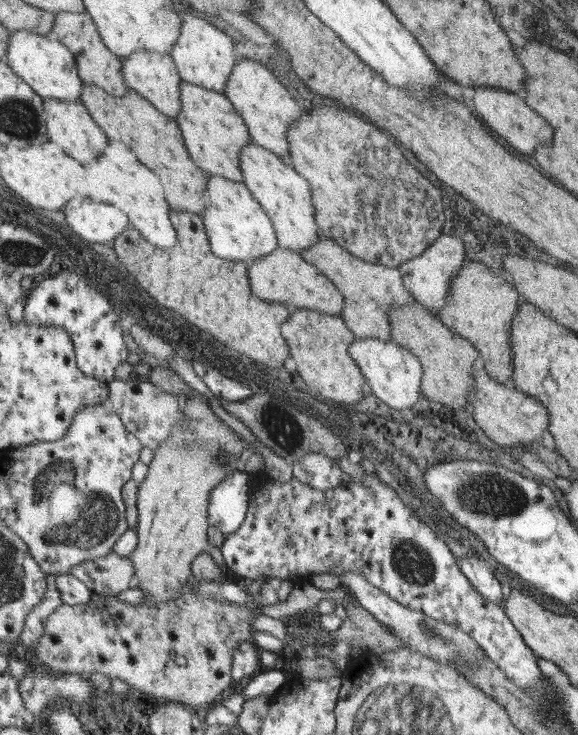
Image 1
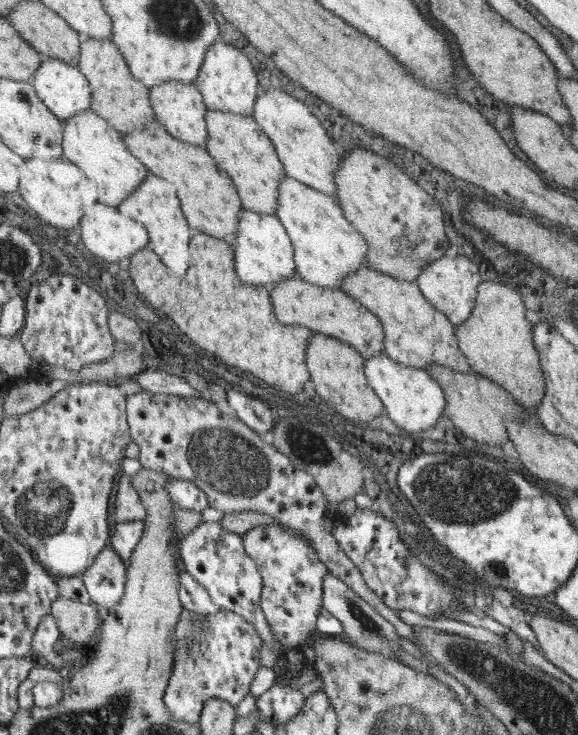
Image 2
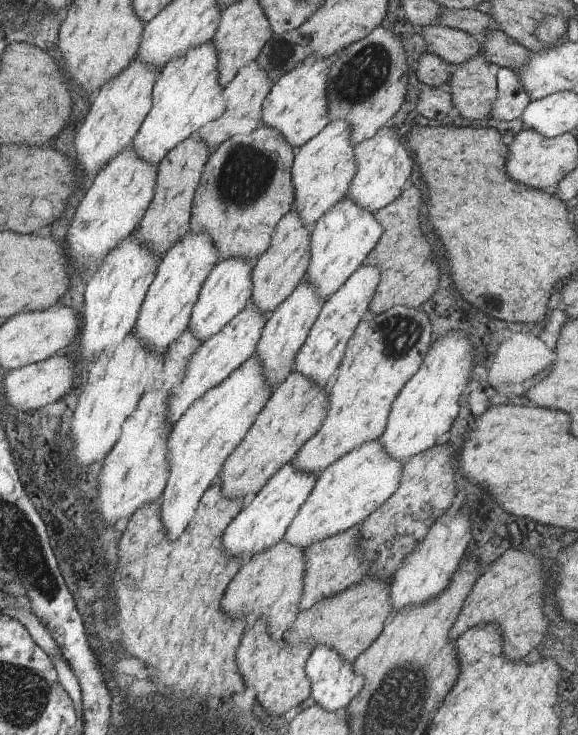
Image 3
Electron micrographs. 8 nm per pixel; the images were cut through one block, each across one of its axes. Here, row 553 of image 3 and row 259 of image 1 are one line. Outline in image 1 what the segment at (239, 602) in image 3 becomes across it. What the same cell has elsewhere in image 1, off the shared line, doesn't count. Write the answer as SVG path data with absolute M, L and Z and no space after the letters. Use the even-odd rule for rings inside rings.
M278 245L269 256L263 256L249 264L248 271L252 291L261 300L285 304L292 311L297 308L309 308L309 310L319 310L325 314L343 317L345 295L341 293L341 289L316 265L306 261L300 253Z

